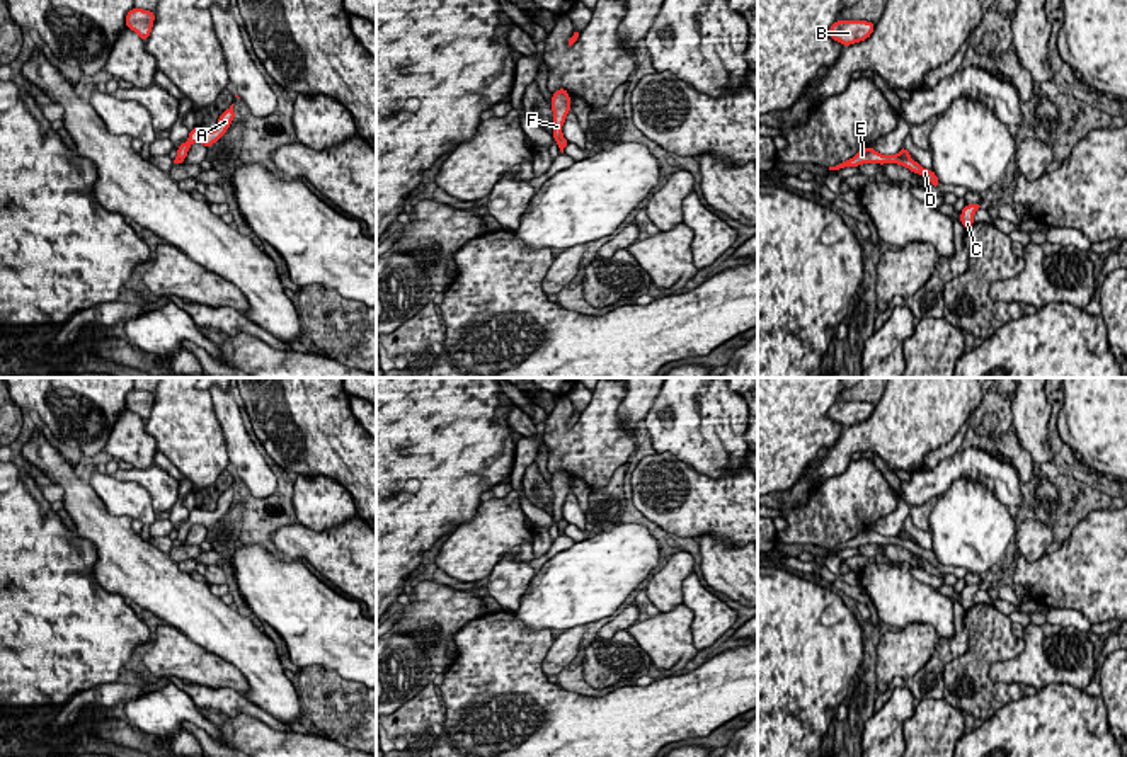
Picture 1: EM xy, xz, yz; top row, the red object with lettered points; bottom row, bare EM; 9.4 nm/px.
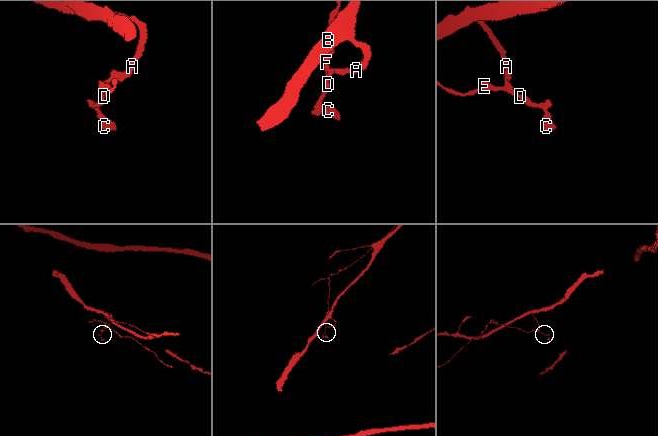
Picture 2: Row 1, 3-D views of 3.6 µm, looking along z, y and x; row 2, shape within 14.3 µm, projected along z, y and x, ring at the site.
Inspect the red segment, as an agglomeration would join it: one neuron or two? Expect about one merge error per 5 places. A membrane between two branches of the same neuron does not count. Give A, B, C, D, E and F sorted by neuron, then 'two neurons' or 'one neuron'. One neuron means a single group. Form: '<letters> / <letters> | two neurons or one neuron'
A B / C D E F | two neurons

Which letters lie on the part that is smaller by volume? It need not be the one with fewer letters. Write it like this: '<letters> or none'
C, D, E, F

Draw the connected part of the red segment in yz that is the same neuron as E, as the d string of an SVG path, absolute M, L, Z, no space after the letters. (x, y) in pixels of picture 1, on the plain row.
M872 527L860 531L853 539L846 541L846 543L829 548L829 551L839 551L839 549L846 549L846 548L860 548L863 544L878 544L878 546L897 544L897 546L909 549L912 555L923 556L935 568L940 565L936 555L930 549L923 549L918 543L914 543L911 539L902 541L899 536L882 536L882 534L875 532Z

